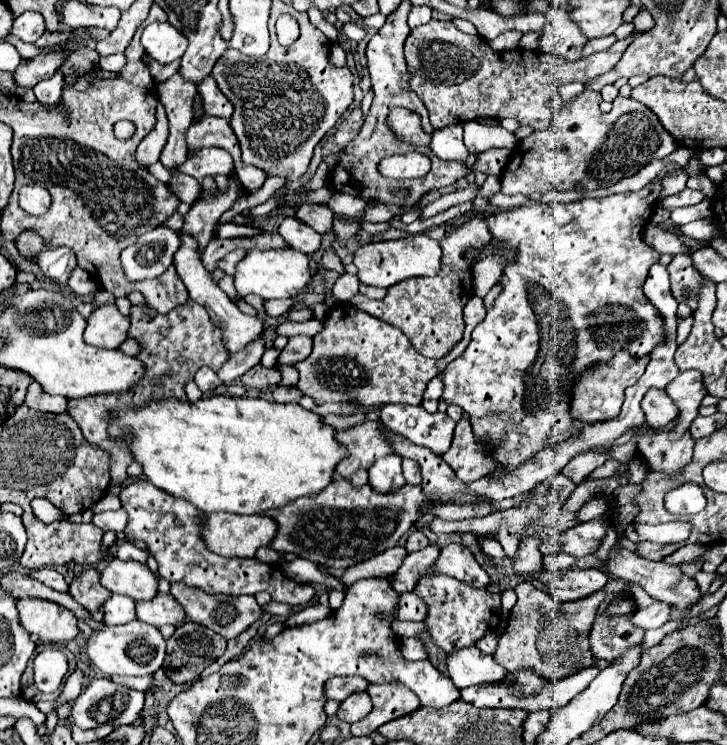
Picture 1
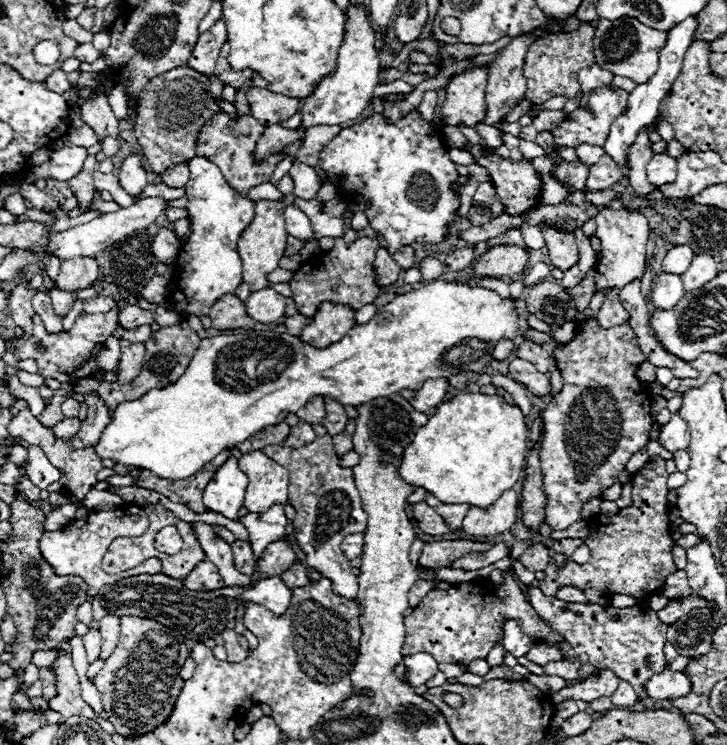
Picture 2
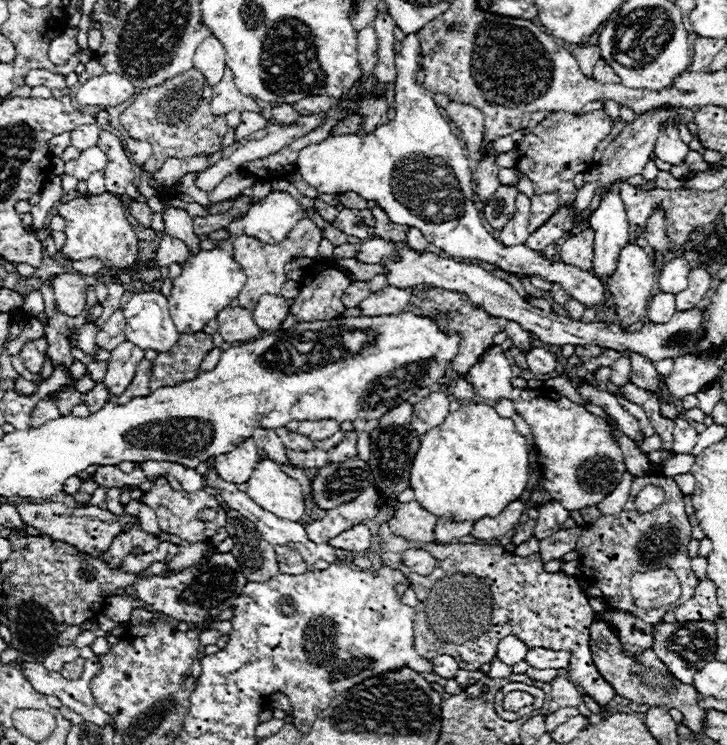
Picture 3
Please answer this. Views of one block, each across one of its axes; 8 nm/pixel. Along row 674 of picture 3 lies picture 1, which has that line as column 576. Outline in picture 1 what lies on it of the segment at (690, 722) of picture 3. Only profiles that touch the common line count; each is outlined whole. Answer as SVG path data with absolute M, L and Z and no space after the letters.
M524 580L516 586L516 594L518 602L510 610L506 630L502 632L500 644L494 652L494 660L498 664L508 668L508 672L532 670L554 684L594 664L588 634L592 630L596 610L604 600L604 590L596 592L596 596L588 596L588 600L576 600L576 604L556 604L548 592L540 592Z

